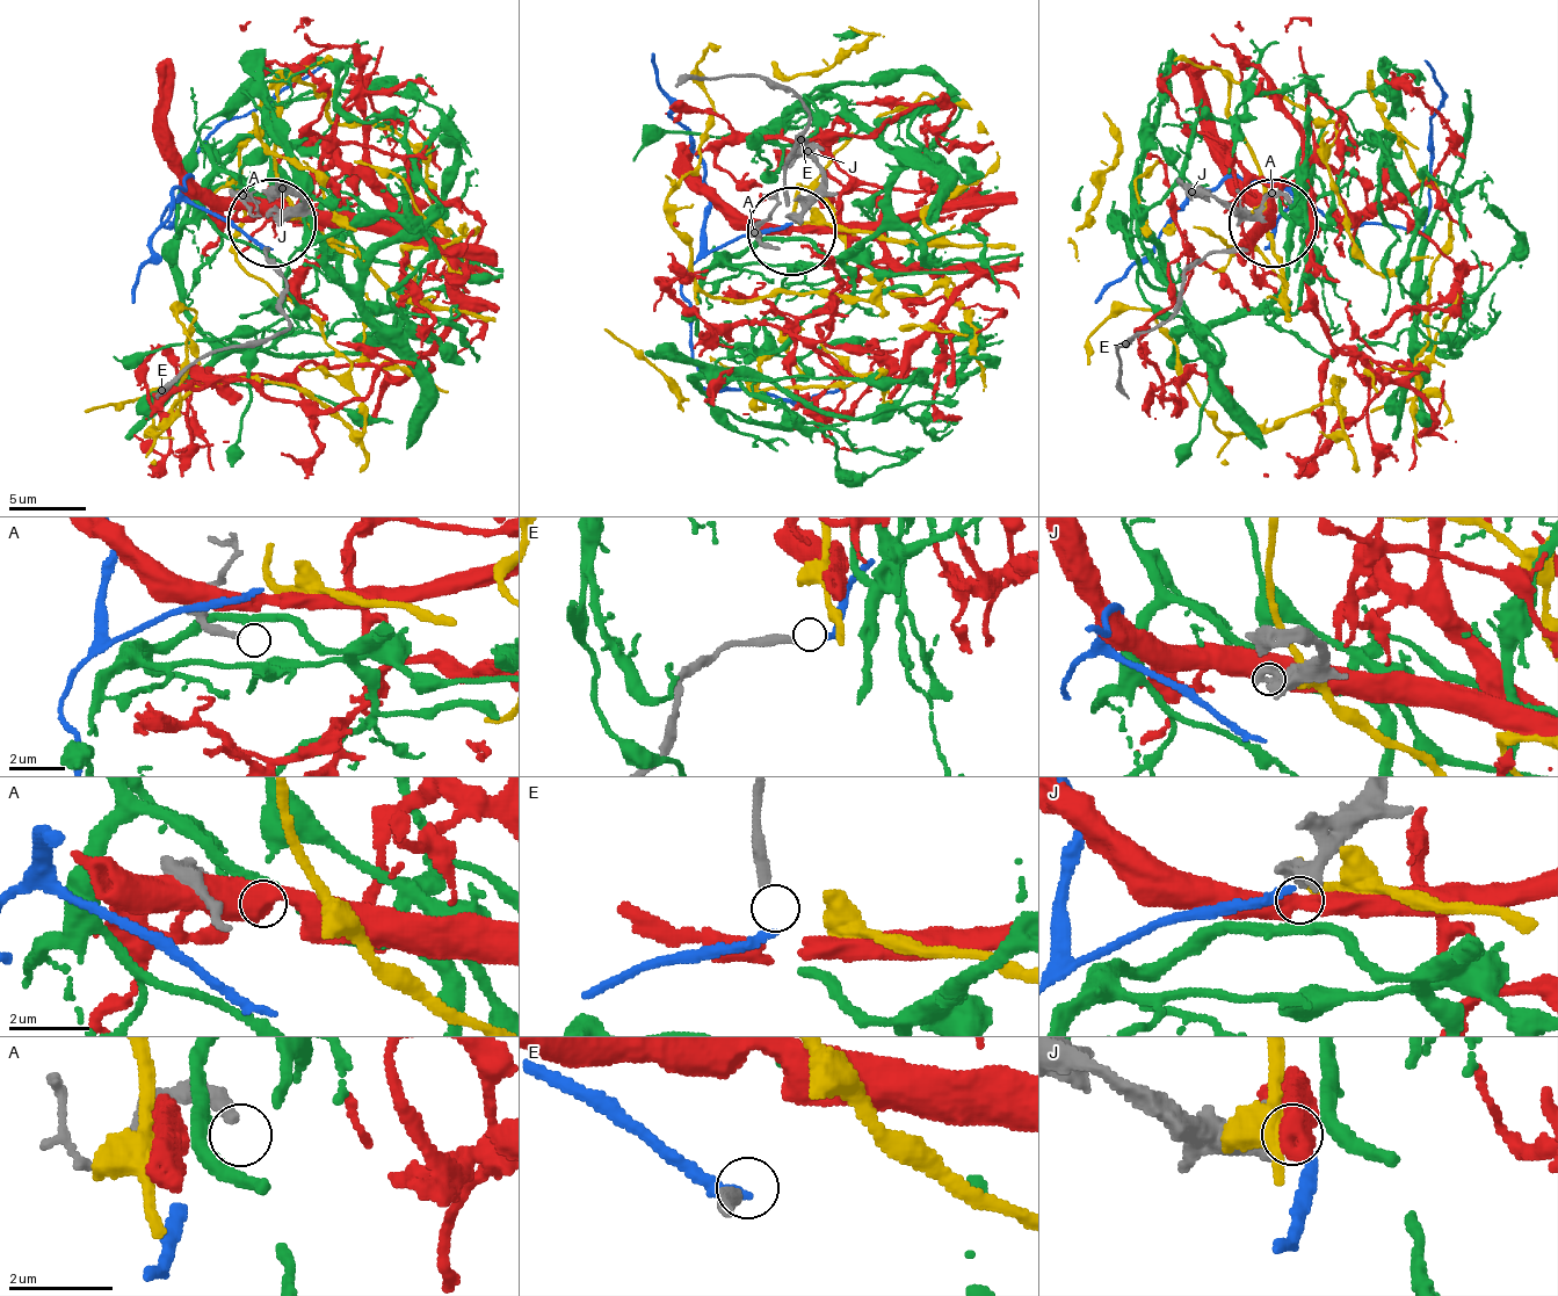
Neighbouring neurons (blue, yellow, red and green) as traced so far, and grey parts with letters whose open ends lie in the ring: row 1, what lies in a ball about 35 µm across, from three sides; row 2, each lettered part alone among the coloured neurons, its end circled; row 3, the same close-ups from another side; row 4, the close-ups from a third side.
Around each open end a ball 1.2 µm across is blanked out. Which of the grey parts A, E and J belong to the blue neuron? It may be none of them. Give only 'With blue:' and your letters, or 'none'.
With blue: none

